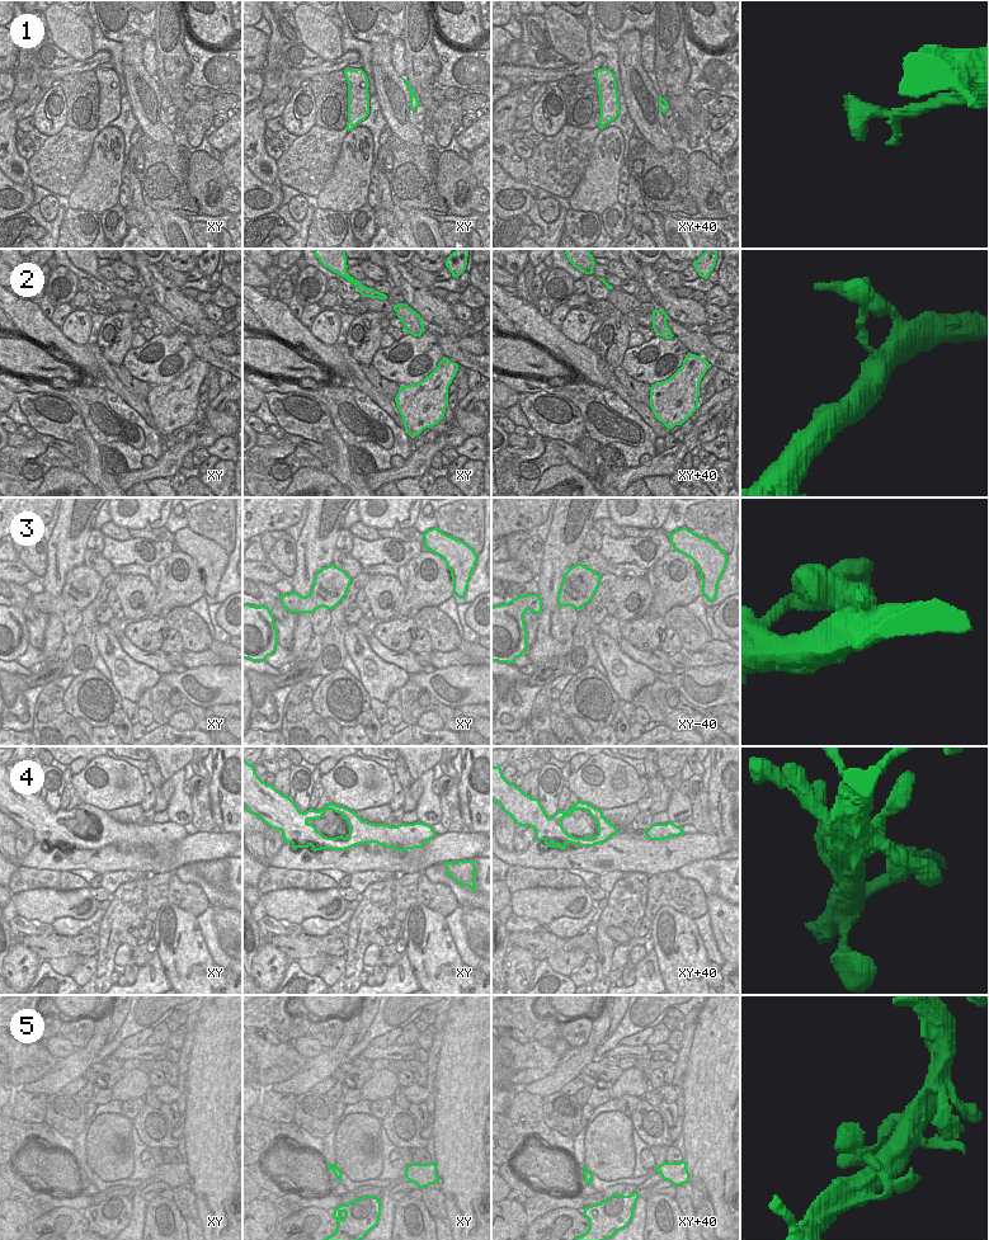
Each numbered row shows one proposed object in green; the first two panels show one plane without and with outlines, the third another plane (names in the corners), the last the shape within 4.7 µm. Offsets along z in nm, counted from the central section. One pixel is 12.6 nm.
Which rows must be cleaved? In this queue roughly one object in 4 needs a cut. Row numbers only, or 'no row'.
4

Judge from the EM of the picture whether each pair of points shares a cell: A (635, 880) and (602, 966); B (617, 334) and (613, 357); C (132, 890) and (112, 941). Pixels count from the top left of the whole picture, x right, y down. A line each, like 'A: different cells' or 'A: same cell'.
A: same cell
B: same cell
C: same cell

